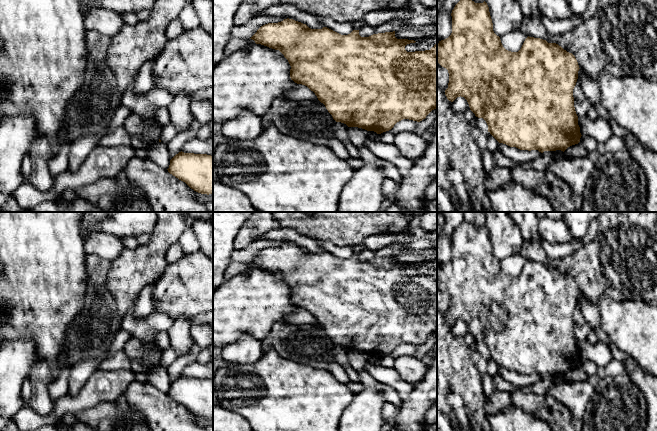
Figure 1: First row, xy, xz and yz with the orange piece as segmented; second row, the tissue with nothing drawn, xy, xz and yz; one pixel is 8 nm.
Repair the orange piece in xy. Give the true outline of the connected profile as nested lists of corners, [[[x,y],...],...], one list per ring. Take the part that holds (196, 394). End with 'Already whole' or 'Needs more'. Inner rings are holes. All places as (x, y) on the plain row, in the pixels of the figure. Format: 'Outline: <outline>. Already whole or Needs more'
Outline: [[[179,376],[171,384],[170,398],[201,418],[213,418],[213,380]]]. Already whole

